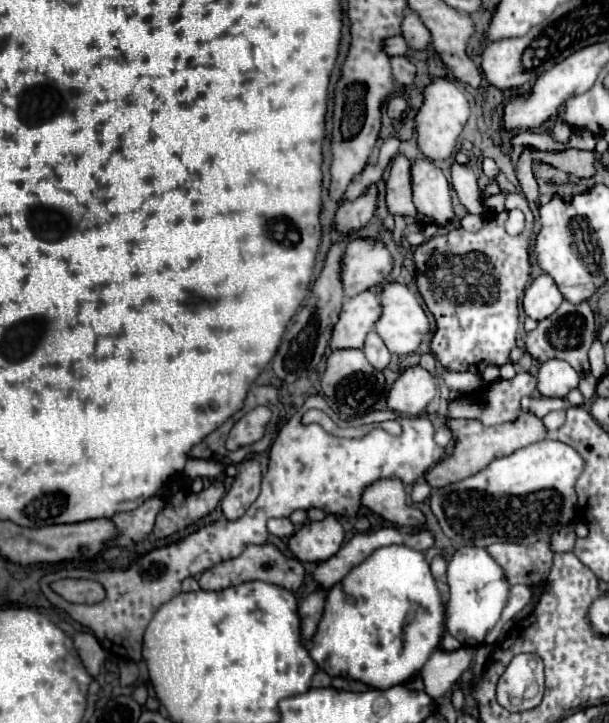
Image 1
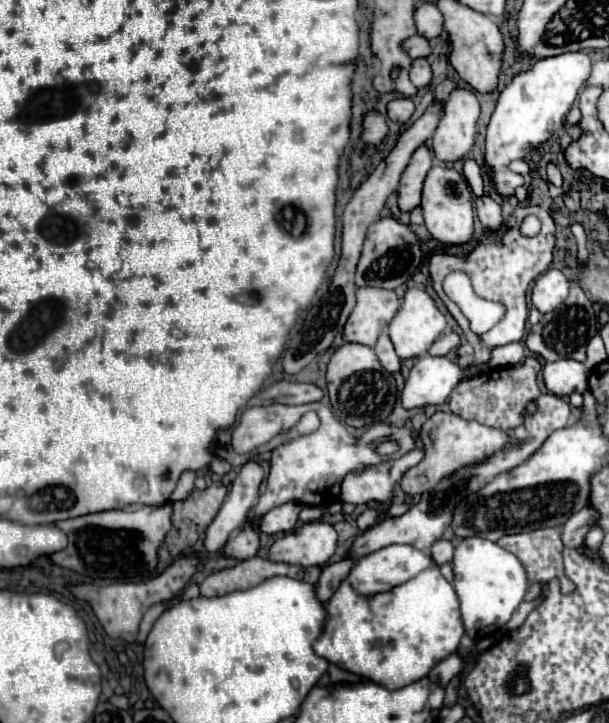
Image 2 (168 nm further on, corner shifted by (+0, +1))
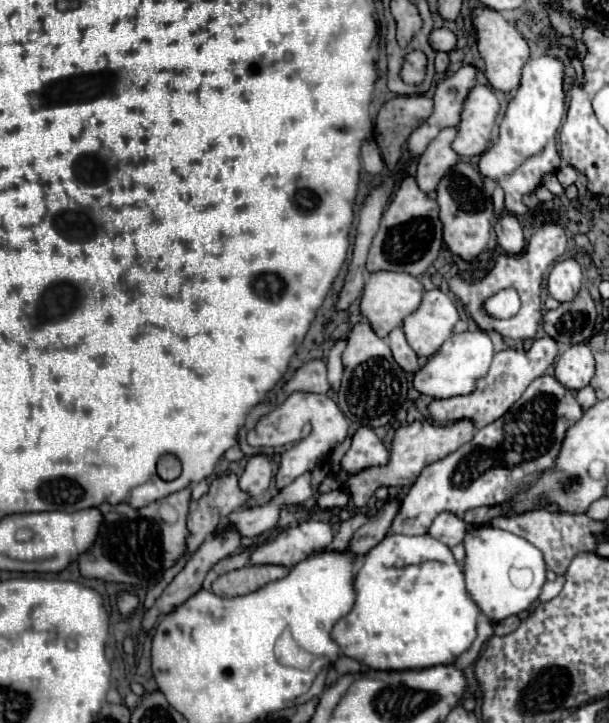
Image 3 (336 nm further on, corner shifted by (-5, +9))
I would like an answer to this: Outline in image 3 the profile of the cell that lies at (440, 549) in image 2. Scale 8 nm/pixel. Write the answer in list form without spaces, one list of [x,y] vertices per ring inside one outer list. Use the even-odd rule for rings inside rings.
[[[441,512],[431,528],[429,528],[429,534],[433,538],[437,538],[439,542],[447,544],[449,548],[453,548],[455,544],[463,542],[463,536],[465,536],[465,522],[461,518],[457,518],[453,512]]]

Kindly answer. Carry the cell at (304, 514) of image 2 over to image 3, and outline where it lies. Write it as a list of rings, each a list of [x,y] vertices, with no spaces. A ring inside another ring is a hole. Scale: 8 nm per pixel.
[[[343,490],[319,494],[319,498],[317,498],[317,506],[319,506],[319,508],[325,508],[325,510],[343,508],[347,502],[349,502],[349,496],[347,496],[347,492],[343,492]]]

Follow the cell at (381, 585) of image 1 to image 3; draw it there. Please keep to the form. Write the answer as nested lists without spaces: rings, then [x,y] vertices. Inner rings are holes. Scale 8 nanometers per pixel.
[[[387,534],[365,555],[364,565],[355,576],[355,592],[357,598],[351,612],[335,624],[331,636],[345,656],[351,656],[373,670],[415,670],[435,664],[453,664],[477,638],[477,618],[481,616],[481,610],[465,588],[463,570],[459,568],[451,549],[429,534]]]

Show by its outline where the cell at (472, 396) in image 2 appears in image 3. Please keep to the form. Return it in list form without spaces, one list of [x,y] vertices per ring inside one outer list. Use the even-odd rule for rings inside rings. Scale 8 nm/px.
[[[549,336],[537,338],[529,350],[509,348],[509,350],[497,352],[489,374],[477,382],[477,390],[469,396],[434,399],[428,406],[429,420],[435,425],[448,425],[457,420],[469,418],[477,430],[491,424],[493,420],[501,418],[513,406],[513,402],[517,398],[521,398],[521,394],[525,392],[525,388],[529,386],[531,380],[535,380],[547,372],[547,368],[555,362],[557,354],[559,354],[559,344],[553,342],[553,338],[549,338]]]

